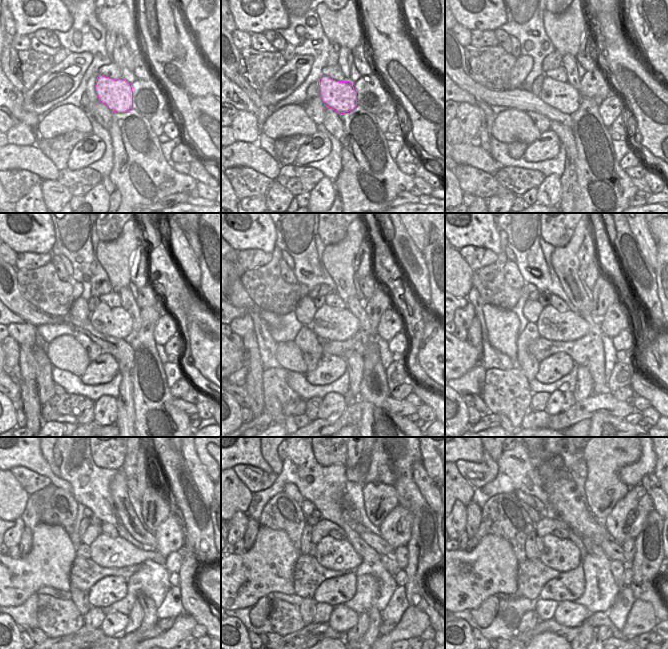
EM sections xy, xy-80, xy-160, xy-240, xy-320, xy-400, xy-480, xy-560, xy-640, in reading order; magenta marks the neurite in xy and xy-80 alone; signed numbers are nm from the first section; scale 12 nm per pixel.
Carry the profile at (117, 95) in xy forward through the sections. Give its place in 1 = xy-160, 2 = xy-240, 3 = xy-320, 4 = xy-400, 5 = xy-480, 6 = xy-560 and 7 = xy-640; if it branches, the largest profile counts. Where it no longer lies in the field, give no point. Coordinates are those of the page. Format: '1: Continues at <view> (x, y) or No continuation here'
1: Continues at xy-160 (561, 95)
2: Continues at xy-240 (116, 322)
3: Continues at xy-320 (333, 324)
4: Continues at xy-400 (552, 325)
5: Continues at xy-480 (108, 552)
6: Continues at xy-560 (333, 554)
7: Continues at xy-640 (563, 555).

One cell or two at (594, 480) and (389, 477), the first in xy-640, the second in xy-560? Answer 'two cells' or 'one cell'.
two cells

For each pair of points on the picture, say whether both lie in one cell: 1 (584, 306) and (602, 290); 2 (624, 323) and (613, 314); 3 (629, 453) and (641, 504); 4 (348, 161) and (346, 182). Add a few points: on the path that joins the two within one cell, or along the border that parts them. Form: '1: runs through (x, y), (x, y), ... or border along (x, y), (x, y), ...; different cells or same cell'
1: border along (591, 304), (592, 313); different cells
2: runs through (621, 321), (616, 317); same cell
3: border along (630, 488), (615, 506); different cells
4: runs through (348, 166), (348, 177); same cell

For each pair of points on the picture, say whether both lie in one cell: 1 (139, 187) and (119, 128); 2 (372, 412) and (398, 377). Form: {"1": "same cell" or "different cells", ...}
{"1": "same cell", "2": "different cells"}

